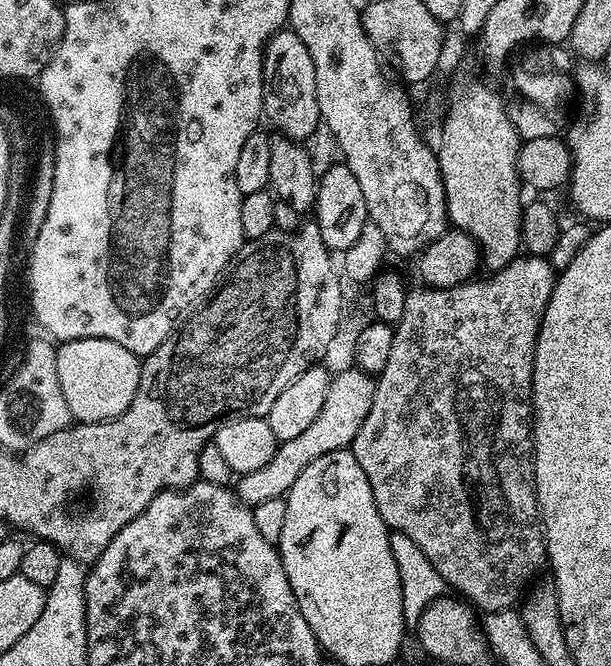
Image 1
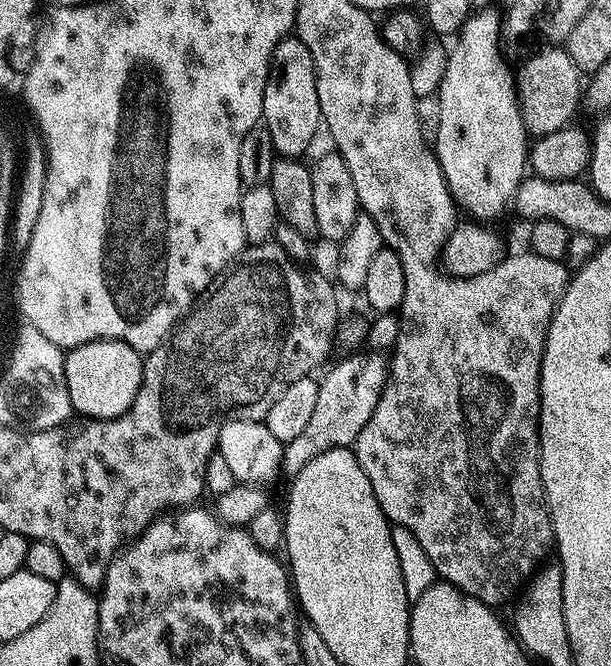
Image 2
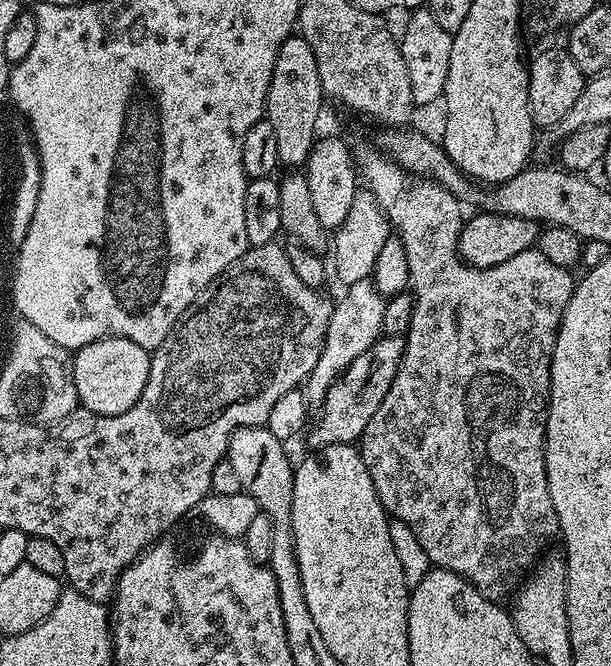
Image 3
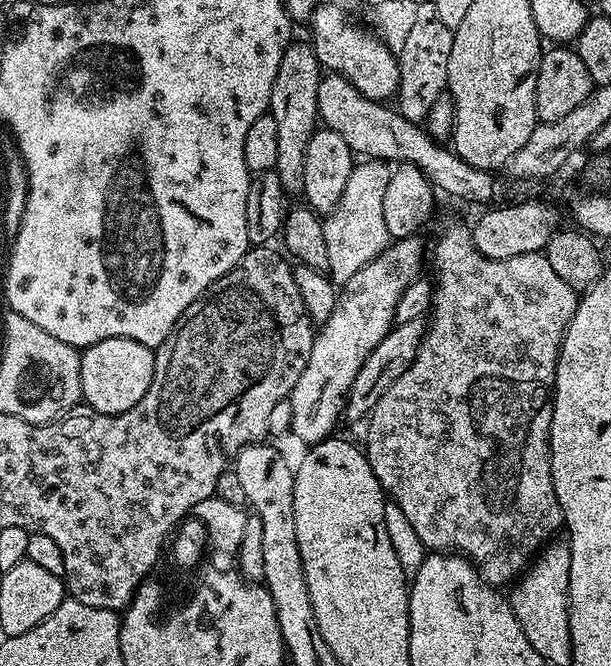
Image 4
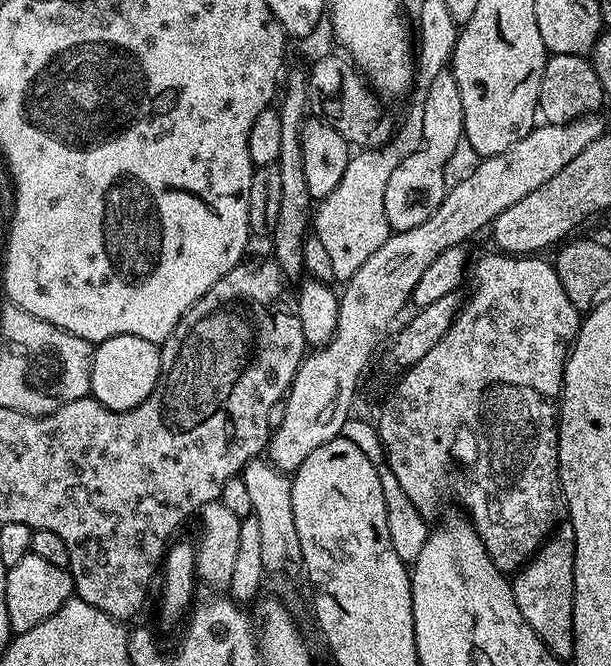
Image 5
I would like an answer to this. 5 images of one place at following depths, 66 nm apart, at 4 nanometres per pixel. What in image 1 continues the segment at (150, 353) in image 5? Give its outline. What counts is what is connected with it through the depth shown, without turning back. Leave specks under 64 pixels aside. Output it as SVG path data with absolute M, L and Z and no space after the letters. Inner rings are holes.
M65 340L56 349L56 361L62 398L66 398L66 406L73 421L82 424L112 420L118 414L122 414L132 404L140 385L141 357L126 350L126 346L118 346L118 342L113 340Z

